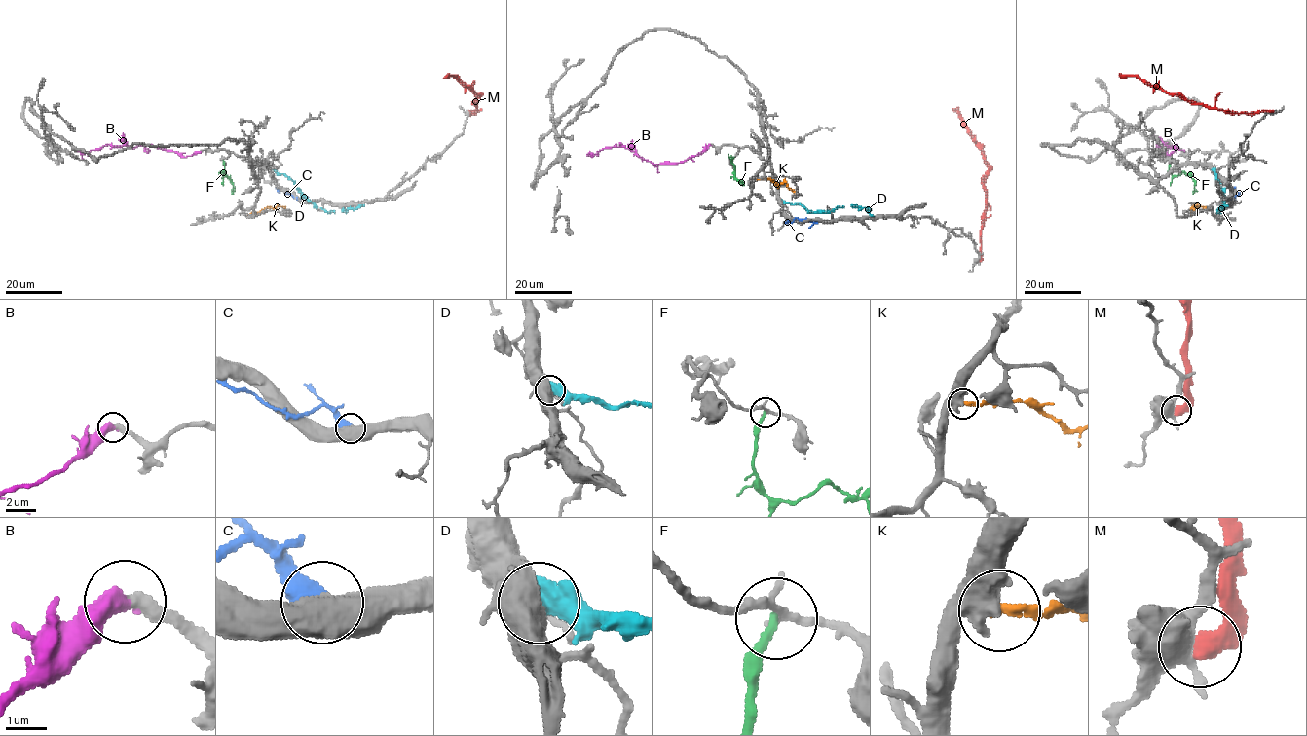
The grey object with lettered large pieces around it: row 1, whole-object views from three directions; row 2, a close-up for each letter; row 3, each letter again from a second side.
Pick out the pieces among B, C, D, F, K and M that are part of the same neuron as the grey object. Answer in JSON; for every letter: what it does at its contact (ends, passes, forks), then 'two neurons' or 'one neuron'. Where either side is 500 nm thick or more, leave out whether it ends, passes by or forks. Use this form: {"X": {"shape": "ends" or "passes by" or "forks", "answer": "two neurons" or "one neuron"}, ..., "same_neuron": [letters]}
{"B": {"answer": "one neuron"}, "C": {"answer": "two neurons"}, "D": {"answer": "two neurons"}, "F": {"shape": "ends", "answer": "two neurons"}, "K": {"answer": "two neurons"}, "M": {"answer": "two neurons"}, "same_neuron": ["B"]}

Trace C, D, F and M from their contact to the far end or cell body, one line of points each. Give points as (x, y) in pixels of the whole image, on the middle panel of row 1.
C: (818, 221), (796, 218), (784, 222)
D: (781, 202), (800, 203), (812, 212), (827, 213), (850, 205), (864, 207), (874, 216)
F: (732, 159), (734, 177), (741, 180)
M: (979, 261), (988, 166), (984, 153), (965, 122), (952, 110)

